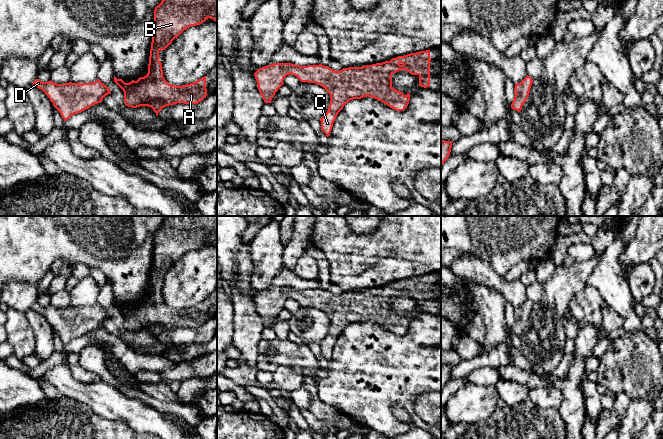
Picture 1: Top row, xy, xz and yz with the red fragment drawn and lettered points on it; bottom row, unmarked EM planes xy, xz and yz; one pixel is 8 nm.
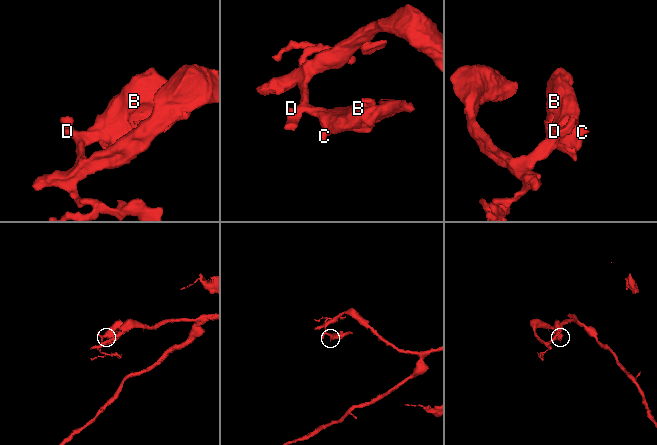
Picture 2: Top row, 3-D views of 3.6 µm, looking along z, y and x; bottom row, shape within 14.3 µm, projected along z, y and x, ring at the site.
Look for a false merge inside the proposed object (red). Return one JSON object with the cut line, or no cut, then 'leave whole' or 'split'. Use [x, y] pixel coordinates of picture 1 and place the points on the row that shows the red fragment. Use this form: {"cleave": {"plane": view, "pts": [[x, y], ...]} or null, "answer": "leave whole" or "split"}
{"cleave": null, "answer": "leave whole"}

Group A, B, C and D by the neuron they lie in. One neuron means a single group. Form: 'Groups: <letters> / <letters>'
Groups: A B C D

